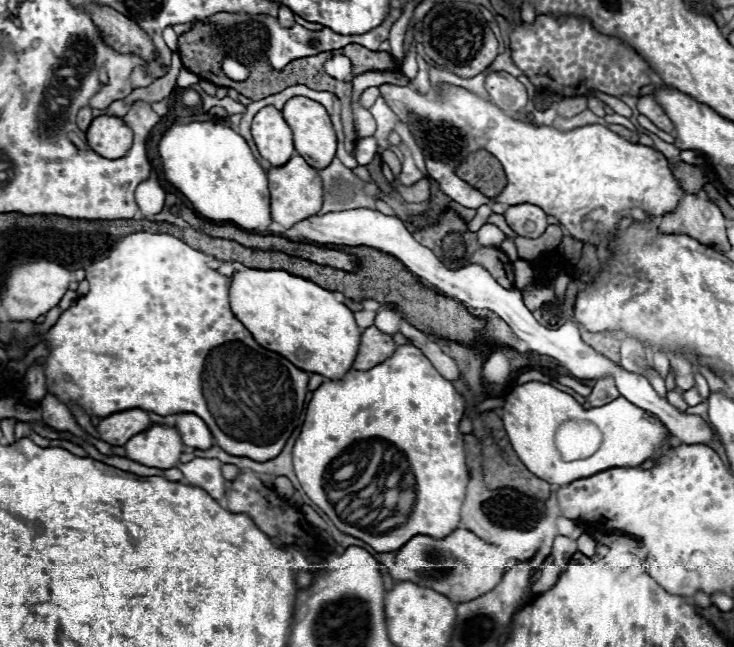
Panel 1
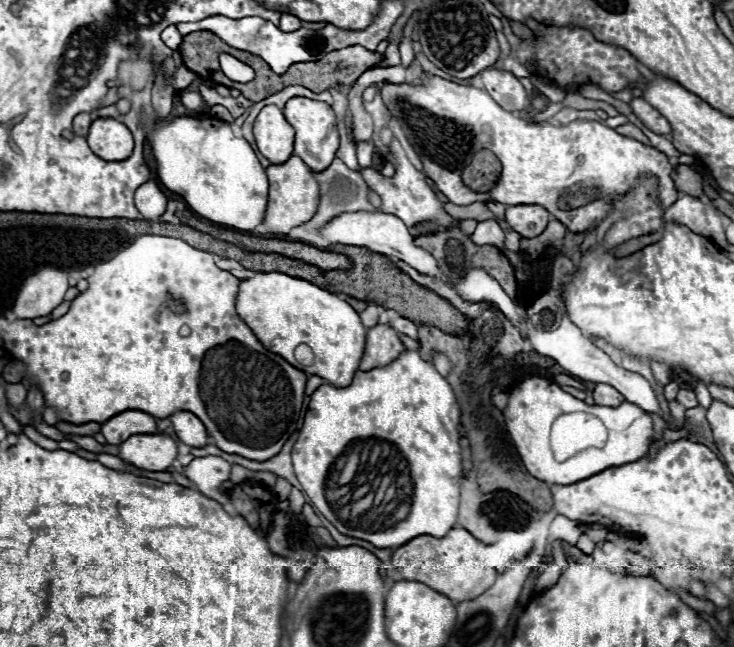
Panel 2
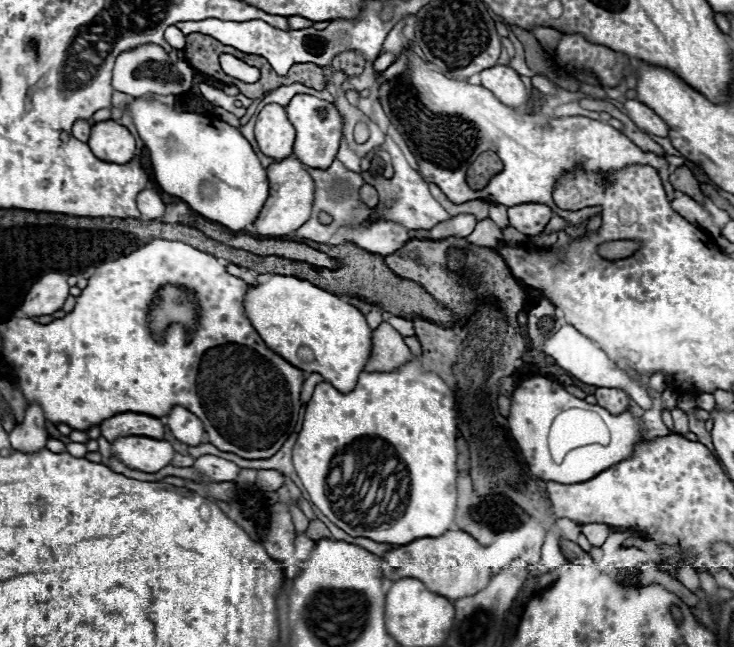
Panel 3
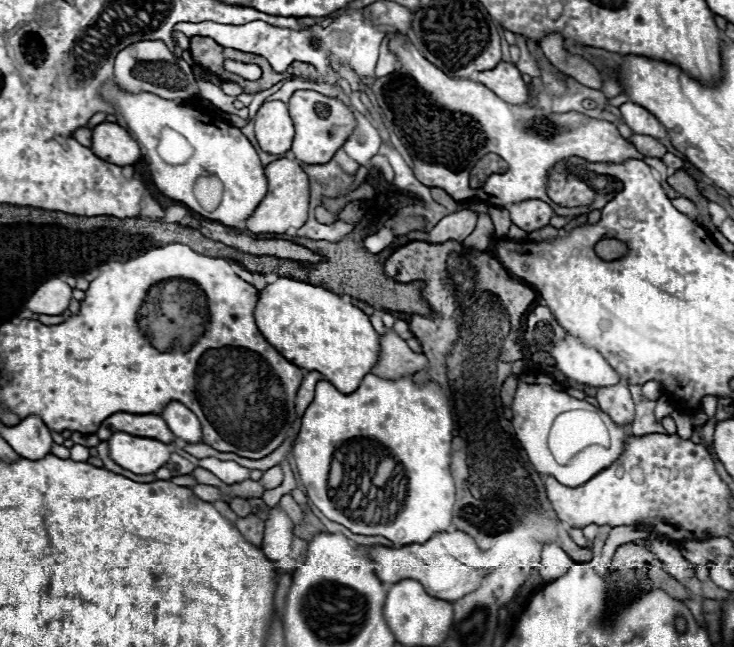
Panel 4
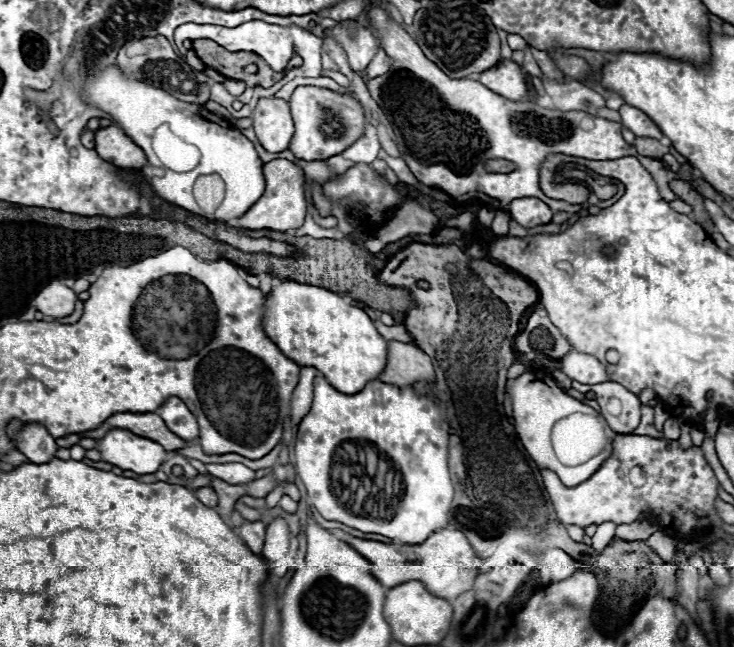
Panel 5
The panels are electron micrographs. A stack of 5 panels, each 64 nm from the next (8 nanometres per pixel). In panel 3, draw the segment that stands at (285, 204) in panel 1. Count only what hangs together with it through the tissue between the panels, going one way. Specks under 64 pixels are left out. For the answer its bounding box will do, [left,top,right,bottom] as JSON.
[254,158,314,236]

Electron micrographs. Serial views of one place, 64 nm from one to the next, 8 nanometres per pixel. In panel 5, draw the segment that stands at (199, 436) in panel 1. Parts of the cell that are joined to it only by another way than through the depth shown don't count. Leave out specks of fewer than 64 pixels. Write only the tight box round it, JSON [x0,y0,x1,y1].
[156,398,200,442]

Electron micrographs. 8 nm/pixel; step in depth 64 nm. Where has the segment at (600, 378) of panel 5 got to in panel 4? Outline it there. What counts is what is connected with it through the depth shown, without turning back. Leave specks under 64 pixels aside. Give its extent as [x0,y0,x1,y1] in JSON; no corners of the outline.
[550,332,622,386]

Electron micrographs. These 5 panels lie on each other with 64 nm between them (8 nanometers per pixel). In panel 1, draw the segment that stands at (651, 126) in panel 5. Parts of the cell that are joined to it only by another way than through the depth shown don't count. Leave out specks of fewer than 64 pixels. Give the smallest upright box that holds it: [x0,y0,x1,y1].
[638,94,674,134]

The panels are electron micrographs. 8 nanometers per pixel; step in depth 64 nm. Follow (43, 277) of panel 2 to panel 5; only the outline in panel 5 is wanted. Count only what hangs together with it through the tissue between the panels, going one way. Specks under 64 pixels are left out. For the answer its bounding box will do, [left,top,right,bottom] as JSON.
[30,280,76,318]

